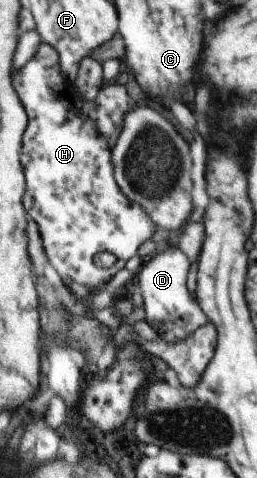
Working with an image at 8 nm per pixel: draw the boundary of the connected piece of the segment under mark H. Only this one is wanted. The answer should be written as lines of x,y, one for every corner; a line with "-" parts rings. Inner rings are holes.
41,43
37,55
24,66
24,70
16,72
16,92
20,92
20,100
24,100
24,104
28,104
28,118
32,120
32,124
28,124
28,132
24,134
24,168
28,168
28,196
24,196
24,206
28,208
28,214
38,222
44,246
46,246
47,256
51,266
57,271
63,284
67,286
70,282
78,282
78,284
86,284
88,288
100,288
105,285
109,280
115,278
120,271
124,270
126,262
133,256
138,255
140,247
147,243
150,238
154,238
156,230
159,226
155,220
152,220
151,213
144,208
142,204
135,204
128,198
127,193
116,182
114,150
116,140
120,138
123,131
123,124
126,121
126,116
134,106
130,102
130,92
126,86
114,86
108,84
103,86
96,102
86,101
78,92
75,84
71,84
62,76
60,72
60,58
58,52
51,44
-
98,252
110,252
116,256
117,261
110,268
100,268
94,265
94,256

